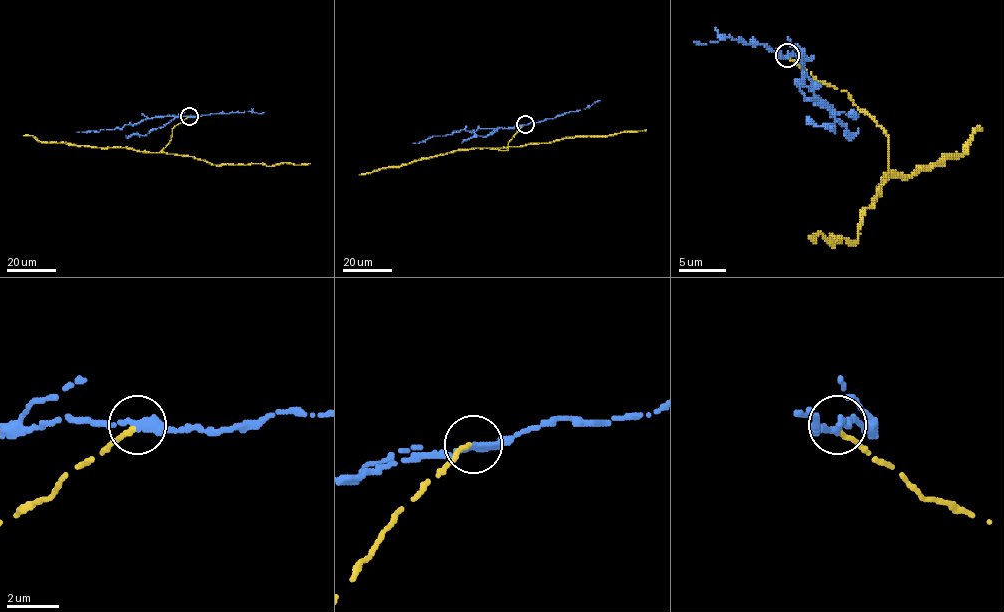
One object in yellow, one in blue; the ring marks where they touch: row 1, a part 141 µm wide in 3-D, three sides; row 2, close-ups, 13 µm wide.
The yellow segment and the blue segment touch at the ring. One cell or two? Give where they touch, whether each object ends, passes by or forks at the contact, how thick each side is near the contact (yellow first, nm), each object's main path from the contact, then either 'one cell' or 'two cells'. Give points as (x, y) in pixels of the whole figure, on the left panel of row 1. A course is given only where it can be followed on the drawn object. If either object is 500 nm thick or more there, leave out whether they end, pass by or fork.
place (189, 116); yellow ends; blue passes by; calibres 200 and 300 nm; course yellow (188, 116), (174, 126), (169, 144), (162, 151), (193, 156), (213, 164), (310, 163); course blue (189, 116), (147, 118), (122, 128), (76, 132); two cells

